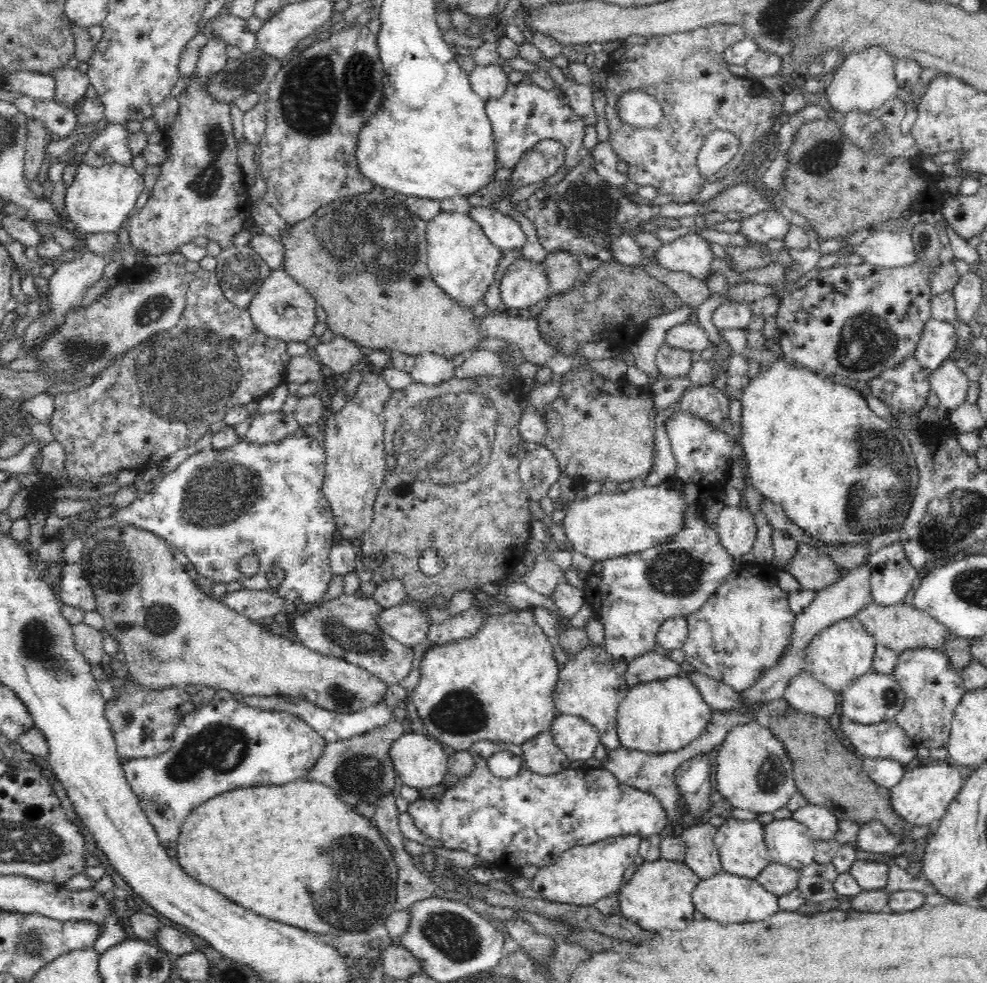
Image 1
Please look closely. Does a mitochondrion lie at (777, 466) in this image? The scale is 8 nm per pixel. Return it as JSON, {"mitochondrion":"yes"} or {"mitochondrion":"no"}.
{"mitochondrion":"no"}

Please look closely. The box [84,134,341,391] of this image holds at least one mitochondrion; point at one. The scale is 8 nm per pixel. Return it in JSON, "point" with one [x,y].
{"point":[154,313]}

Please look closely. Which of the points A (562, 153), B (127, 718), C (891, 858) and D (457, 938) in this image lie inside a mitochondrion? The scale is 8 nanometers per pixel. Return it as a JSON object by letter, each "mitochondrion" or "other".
{"A":"other","B":"mitochondrion","C":"other","D":"mitochondrion"}

